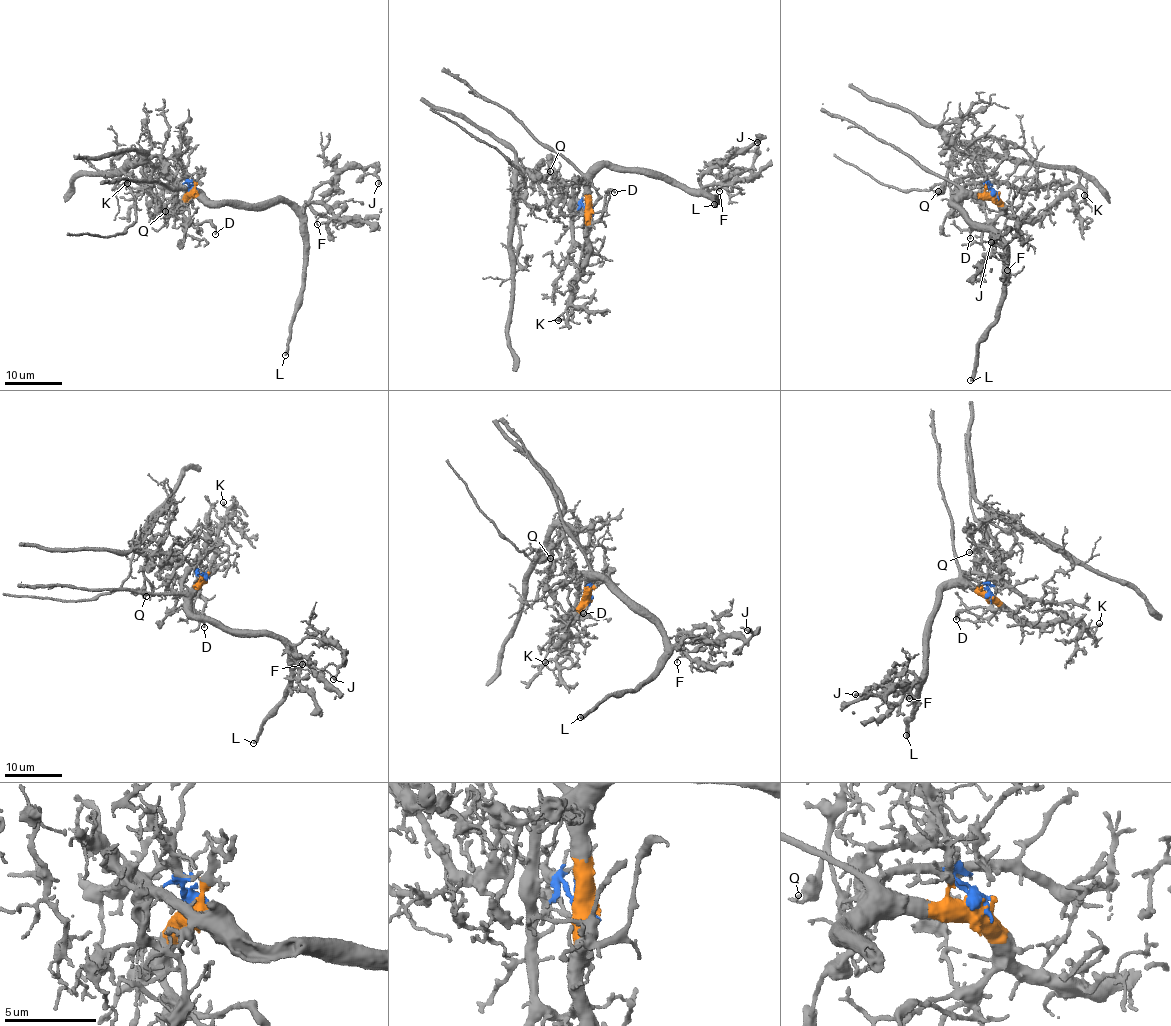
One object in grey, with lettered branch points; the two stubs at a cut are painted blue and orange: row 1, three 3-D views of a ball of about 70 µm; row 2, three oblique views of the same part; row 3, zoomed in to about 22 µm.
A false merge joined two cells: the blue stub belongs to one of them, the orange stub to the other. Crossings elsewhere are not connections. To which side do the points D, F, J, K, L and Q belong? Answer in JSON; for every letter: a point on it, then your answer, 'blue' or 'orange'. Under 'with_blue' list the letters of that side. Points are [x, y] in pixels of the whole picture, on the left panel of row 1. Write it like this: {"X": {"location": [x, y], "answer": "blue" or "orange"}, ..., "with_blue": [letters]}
{"D": {"location": [215, 234], "answer": "orange"}, "F": {"location": [317, 224], "answer": "orange"}, "J": {"location": [378, 183], "answer": "orange"}, "K": {"location": [127, 183], "answer": "orange"}, "L": {"location": [285, 355], "answer": "orange"}, "Q": {"location": [165, 211], "answer": "blue"}, "with_blue": ["Q"]}

